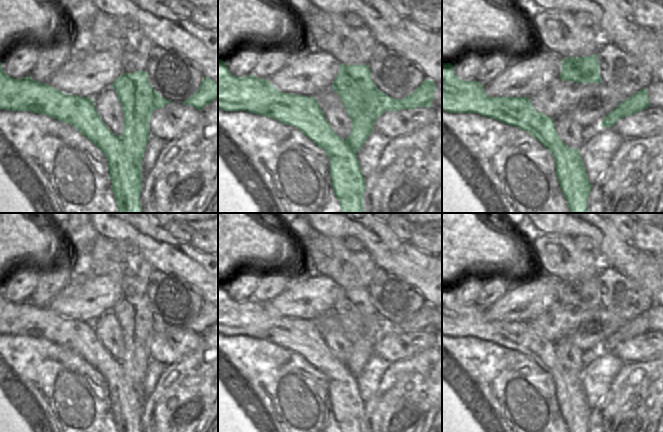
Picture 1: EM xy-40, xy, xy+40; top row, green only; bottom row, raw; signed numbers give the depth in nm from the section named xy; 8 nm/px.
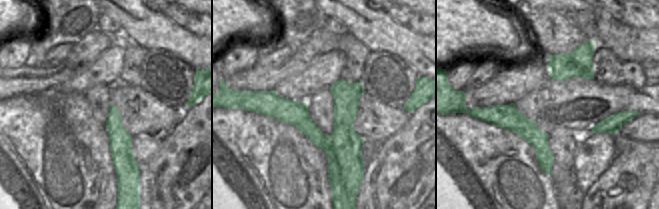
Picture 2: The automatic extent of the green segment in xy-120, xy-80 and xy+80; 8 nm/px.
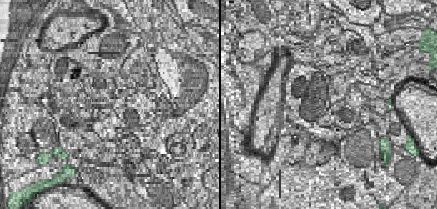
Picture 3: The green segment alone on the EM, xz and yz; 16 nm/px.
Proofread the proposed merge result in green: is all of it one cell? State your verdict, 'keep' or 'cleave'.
cleave

